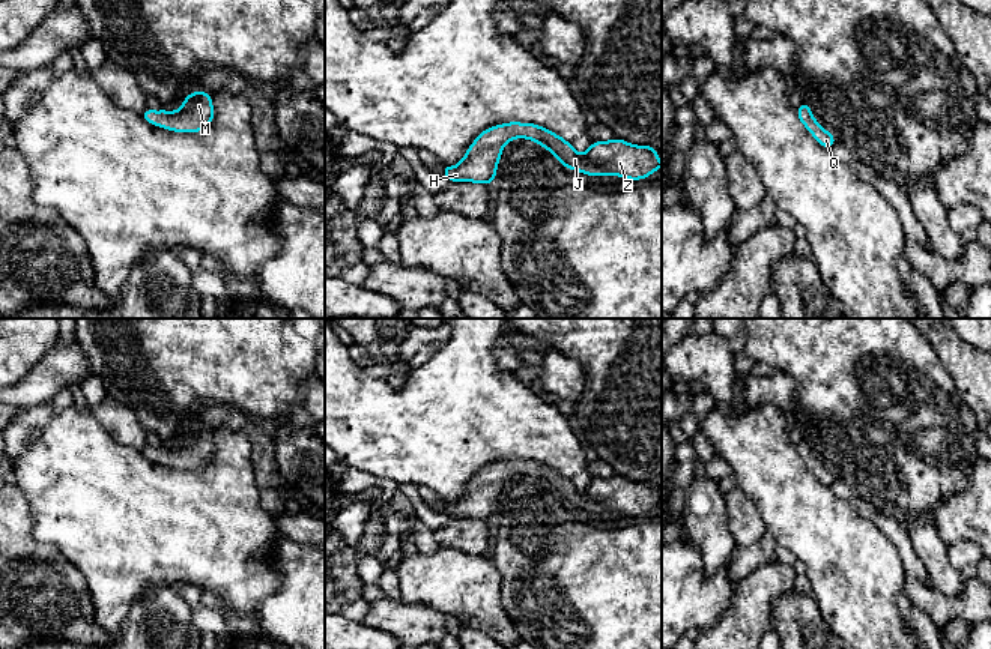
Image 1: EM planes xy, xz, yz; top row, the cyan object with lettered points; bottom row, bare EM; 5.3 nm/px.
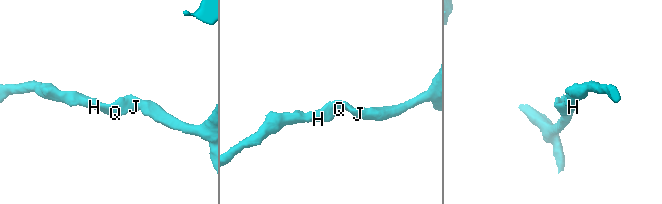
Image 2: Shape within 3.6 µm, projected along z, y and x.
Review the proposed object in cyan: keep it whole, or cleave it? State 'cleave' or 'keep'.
keep

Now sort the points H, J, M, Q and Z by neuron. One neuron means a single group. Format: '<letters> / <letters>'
H J M Q Z

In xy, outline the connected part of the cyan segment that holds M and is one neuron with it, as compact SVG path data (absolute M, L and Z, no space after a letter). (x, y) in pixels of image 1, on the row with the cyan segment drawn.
M195 90L188 95L177 111L144 110L141 117L155 125L174 132L200 132L211 126L214 119L212 98L206 92Z

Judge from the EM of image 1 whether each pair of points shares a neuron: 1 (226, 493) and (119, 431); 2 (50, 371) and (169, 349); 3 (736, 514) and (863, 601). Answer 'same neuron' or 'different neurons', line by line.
1: different neurons
2: different neurons
3: different neurons

